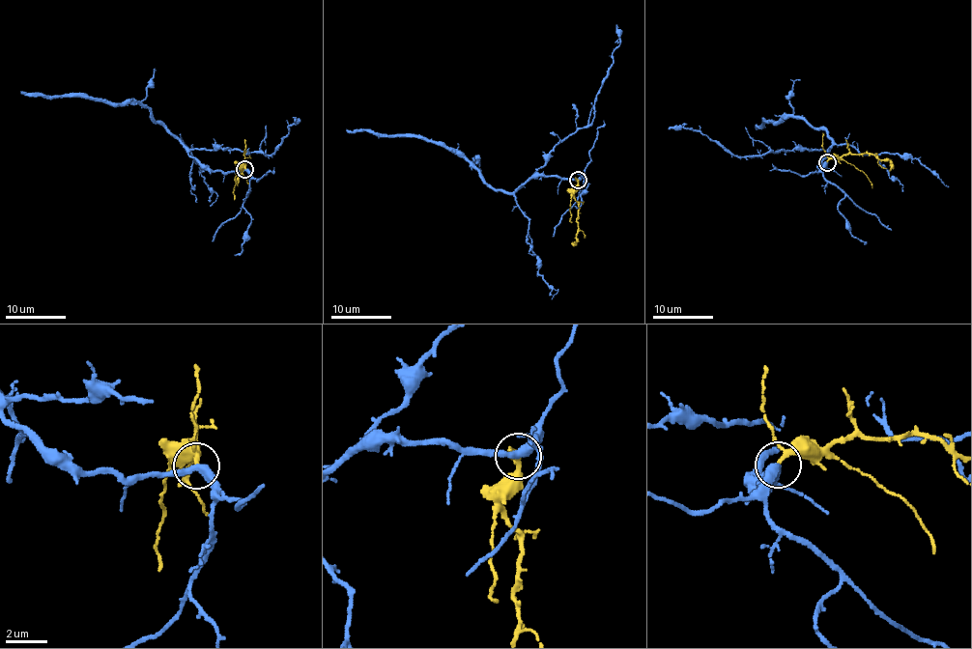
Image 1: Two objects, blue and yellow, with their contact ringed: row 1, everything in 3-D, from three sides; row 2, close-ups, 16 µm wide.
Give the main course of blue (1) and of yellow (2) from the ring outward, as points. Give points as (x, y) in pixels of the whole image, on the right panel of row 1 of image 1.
1: (827, 161), (820, 170), (819, 162), (827, 153), (822, 149), (735, 156), (699, 131), (687, 127), (669, 129)
2: (827, 161), (849, 153), (868, 153), (887, 159), (890, 172)

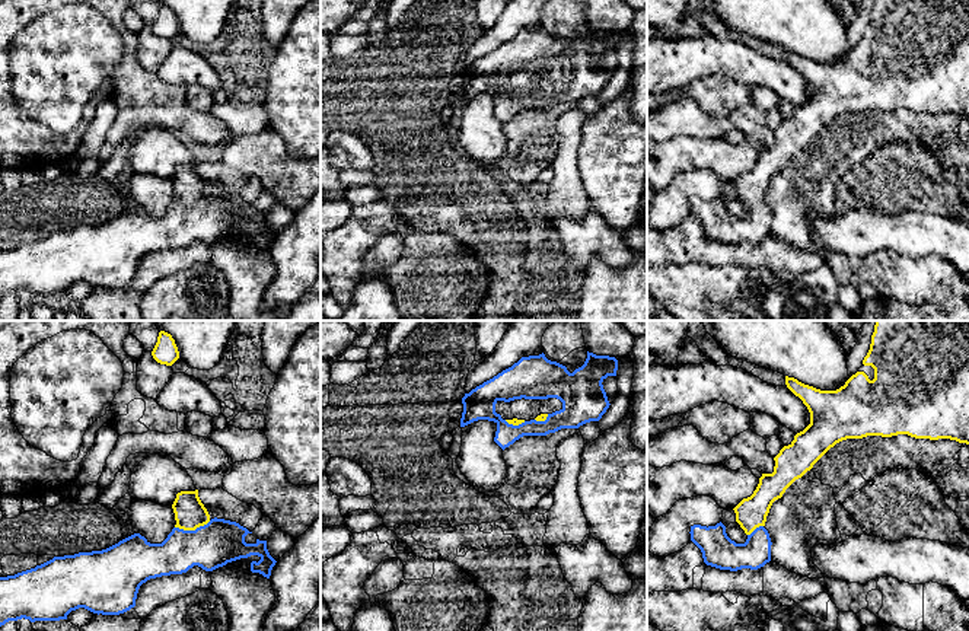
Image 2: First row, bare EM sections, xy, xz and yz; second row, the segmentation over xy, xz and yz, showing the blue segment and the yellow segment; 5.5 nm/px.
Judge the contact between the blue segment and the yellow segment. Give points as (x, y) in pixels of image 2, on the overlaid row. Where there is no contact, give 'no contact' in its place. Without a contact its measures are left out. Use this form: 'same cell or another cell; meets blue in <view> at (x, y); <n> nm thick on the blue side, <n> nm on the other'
same cell; meets blue in xy at (193, 531); 240 nm thick on the blue side, 180 nm on the other

